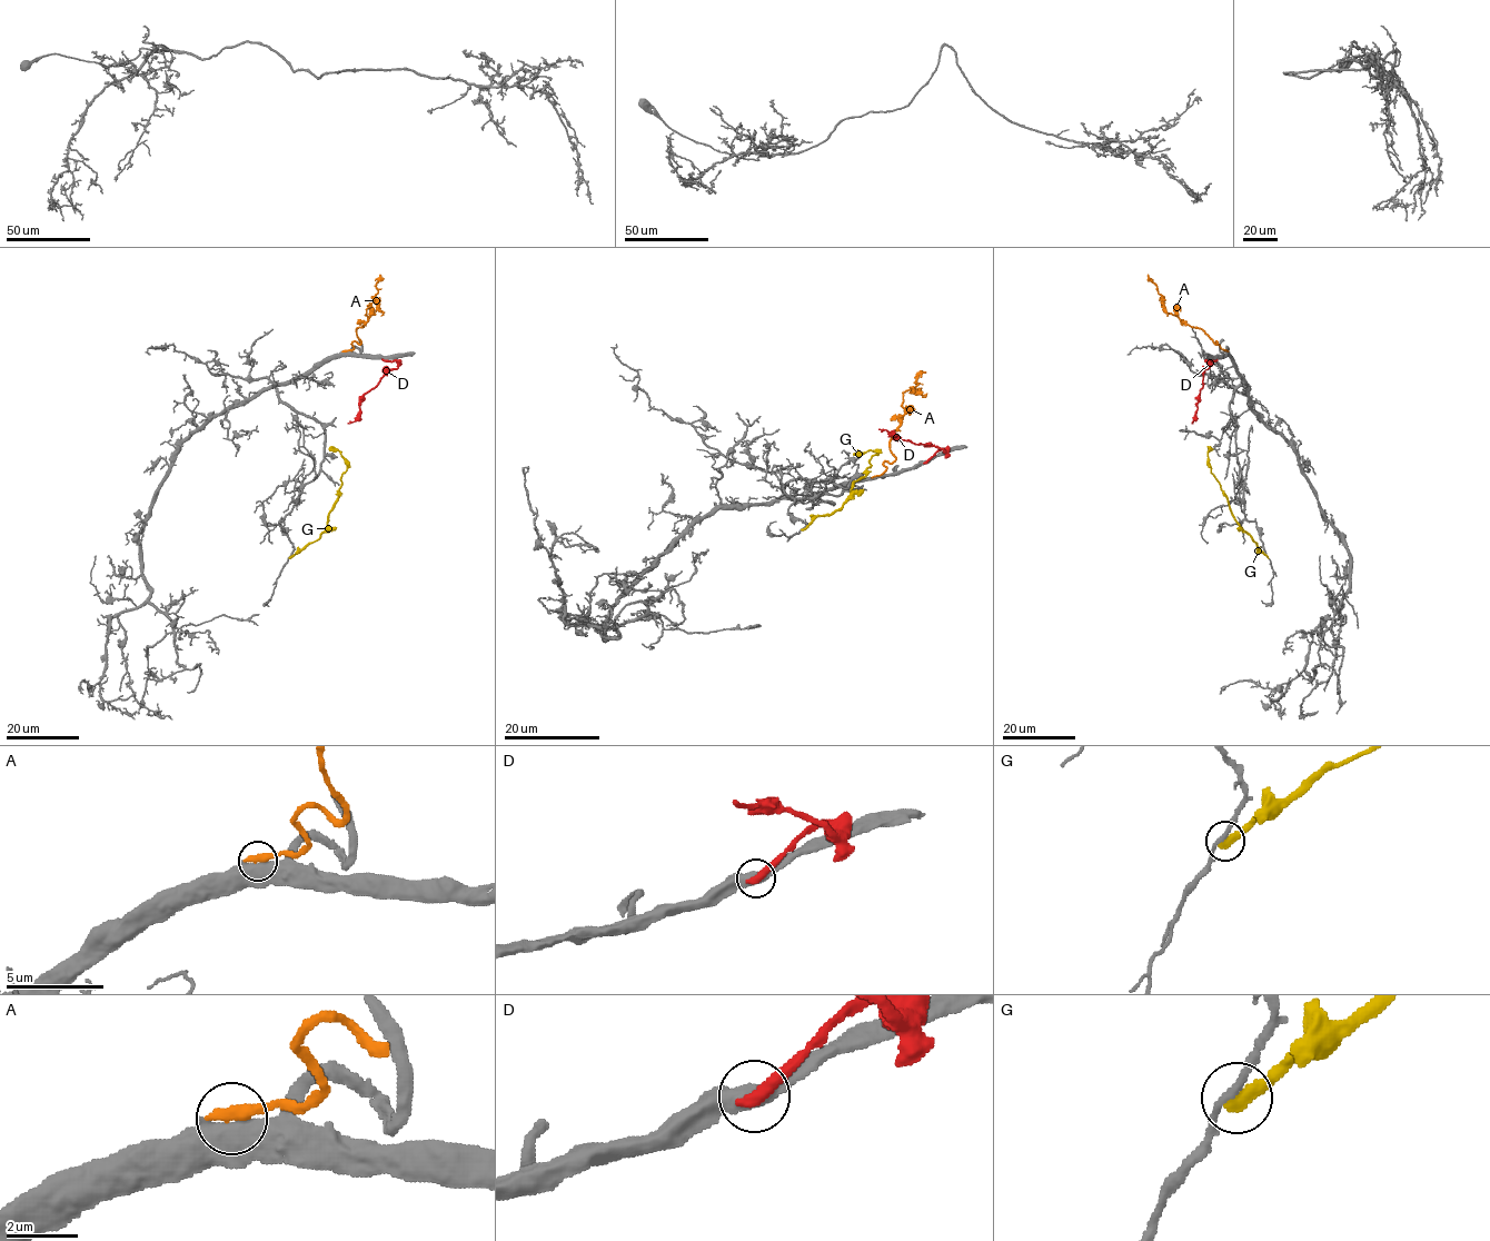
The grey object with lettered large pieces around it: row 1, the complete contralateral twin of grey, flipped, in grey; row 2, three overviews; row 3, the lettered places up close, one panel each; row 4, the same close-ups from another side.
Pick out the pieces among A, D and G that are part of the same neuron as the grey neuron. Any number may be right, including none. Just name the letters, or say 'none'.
none

